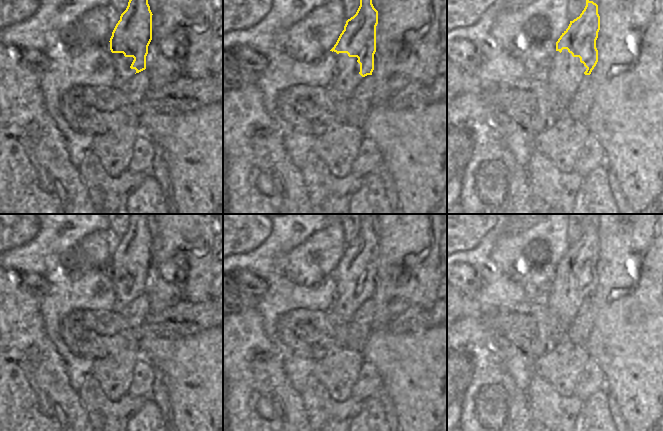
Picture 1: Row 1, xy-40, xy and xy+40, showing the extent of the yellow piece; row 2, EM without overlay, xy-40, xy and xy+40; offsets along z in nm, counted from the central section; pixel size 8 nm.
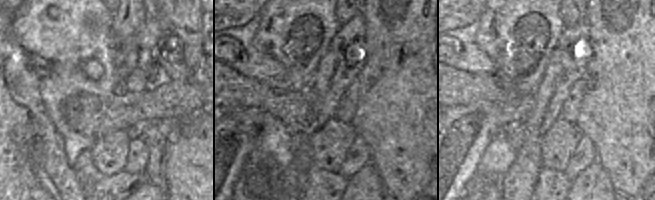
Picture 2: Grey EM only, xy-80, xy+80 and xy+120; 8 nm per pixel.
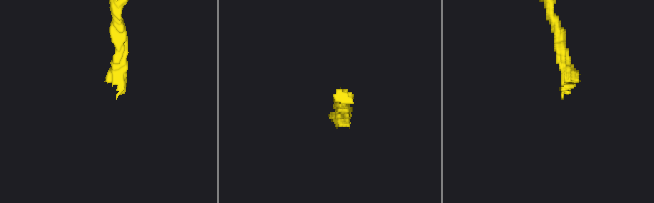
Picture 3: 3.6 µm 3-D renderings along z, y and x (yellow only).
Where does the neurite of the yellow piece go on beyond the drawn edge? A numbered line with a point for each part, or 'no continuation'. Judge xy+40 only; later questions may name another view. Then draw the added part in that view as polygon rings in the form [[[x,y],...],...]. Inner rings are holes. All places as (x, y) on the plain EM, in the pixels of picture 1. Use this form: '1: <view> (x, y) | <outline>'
1: xy+40 (565, 297) | [[[567,273],[554,276],[546,305],[561,327],[569,328],[578,310],[586,300],[586,291],[579,281],[573,281]]]

